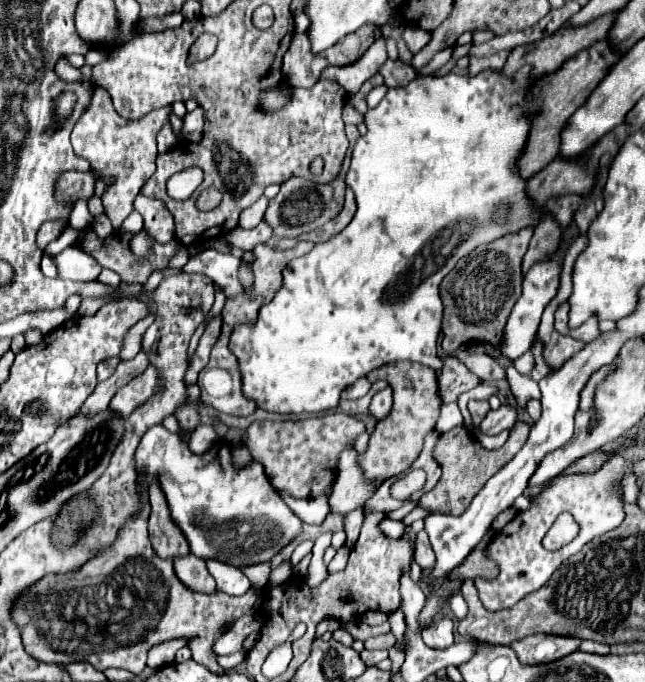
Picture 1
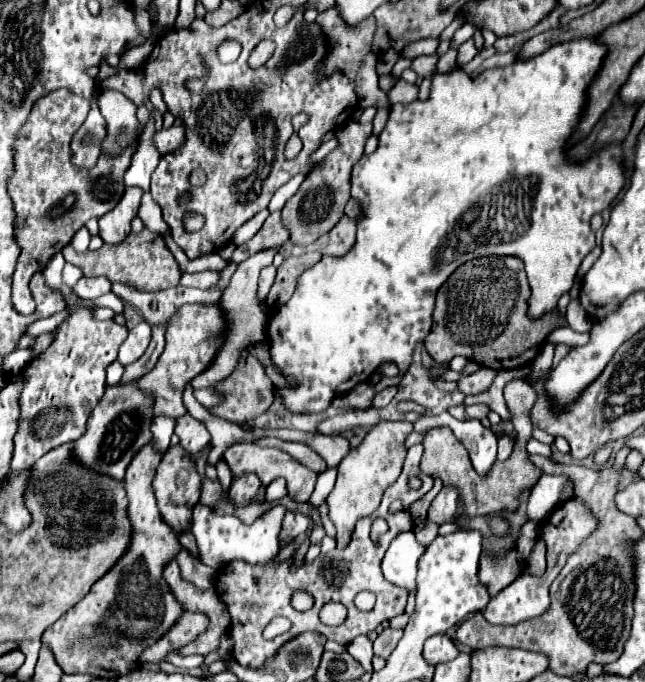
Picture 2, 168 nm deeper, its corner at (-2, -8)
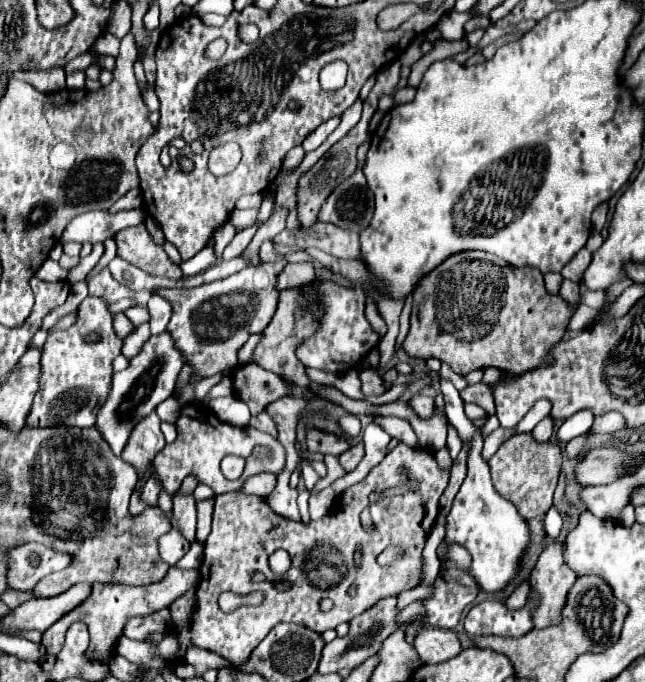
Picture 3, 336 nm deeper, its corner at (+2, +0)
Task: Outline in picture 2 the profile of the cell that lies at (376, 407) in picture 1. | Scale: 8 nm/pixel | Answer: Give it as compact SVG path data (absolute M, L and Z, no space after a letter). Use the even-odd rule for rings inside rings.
M388 387L388 389L384 389L382 393L378 393L378 395L374 397L374 401L372 401L372 407L376 407L376 409L382 409L382 407L386 407L386 405L388 405L388 403L394 399L396 391L398 391L398 387Z

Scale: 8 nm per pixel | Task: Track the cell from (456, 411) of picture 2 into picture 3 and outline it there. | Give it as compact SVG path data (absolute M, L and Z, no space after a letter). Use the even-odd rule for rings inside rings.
M486 383L468 385L466 389L462 389L462 391L460 391L460 397L462 397L466 403L476 403L476 405L480 405L488 415L494 415L492 385L486 385Z

